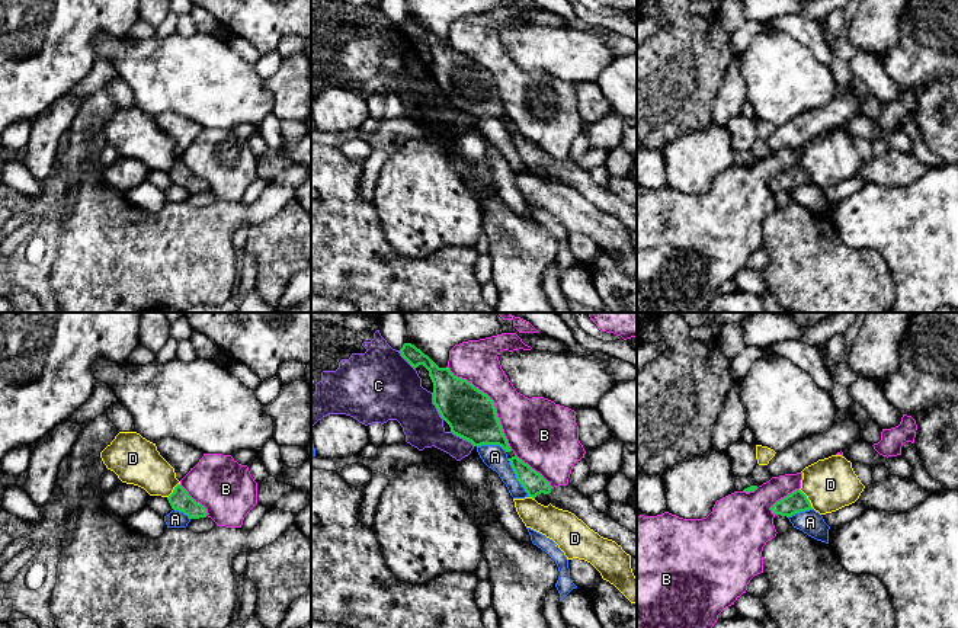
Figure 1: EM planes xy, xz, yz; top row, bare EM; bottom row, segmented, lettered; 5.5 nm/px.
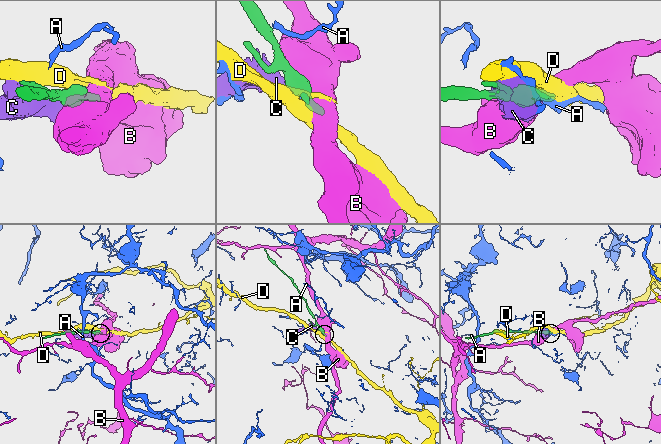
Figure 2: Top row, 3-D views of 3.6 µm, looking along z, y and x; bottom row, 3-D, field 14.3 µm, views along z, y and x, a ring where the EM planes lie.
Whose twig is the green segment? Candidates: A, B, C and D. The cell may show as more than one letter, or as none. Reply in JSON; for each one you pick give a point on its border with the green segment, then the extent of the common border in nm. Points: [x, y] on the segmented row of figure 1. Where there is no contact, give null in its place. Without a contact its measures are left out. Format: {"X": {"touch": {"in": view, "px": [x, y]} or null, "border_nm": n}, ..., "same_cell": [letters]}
{"same_cell": []}

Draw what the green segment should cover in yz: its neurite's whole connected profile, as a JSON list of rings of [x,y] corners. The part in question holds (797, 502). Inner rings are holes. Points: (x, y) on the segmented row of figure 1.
[[[801,490],[792,491],[770,507],[772,513],[786,518],[810,509],[813,509],[811,503]]]

